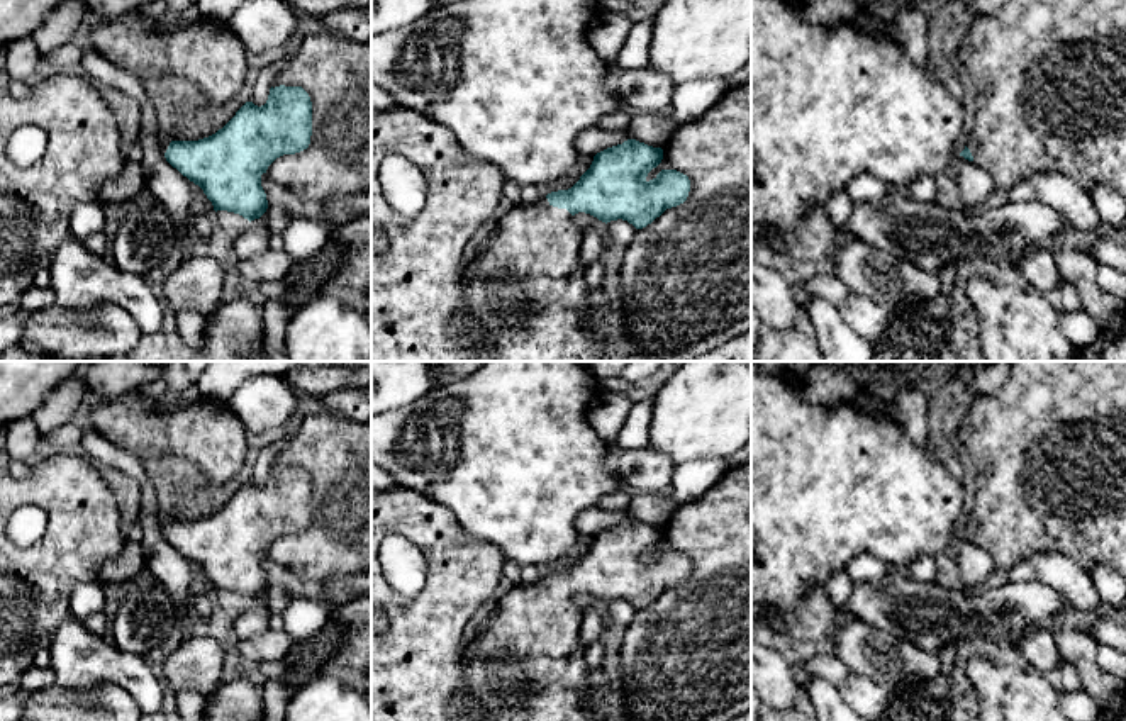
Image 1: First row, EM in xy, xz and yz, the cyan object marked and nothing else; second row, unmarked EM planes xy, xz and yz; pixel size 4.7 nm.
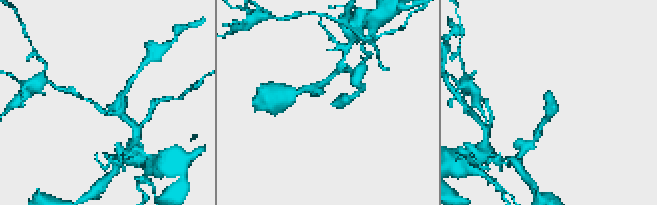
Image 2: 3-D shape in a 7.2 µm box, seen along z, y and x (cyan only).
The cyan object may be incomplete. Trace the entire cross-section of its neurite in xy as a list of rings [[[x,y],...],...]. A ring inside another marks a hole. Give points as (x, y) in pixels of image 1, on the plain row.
[[[271,467],[265,485],[246,482],[215,514],[173,521],[159,511],[166,541],[198,565],[214,590],[259,599],[268,580],[261,555],[283,534],[309,528],[312,482],[302,467]]]

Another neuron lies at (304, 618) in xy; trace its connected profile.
[[[298,595],[282,612],[283,631],[295,641],[317,636],[329,623],[331,607],[312,595]]]

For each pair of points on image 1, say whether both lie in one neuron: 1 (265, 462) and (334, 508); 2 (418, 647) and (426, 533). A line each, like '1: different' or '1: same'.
1: different
2: same

